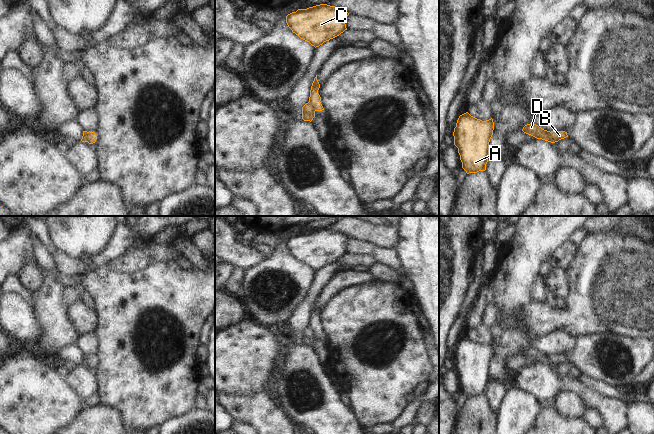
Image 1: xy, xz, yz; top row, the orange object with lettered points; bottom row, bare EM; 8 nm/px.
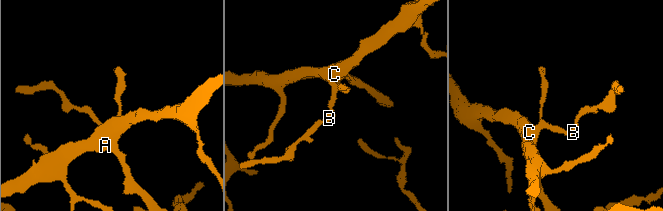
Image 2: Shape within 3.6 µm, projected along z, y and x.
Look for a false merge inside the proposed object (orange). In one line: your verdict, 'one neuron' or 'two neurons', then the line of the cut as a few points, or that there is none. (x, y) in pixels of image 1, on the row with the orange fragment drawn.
two neurons | yz (549, 132), (550, 141)

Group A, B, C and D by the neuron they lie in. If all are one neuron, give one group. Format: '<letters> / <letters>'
A C D / B

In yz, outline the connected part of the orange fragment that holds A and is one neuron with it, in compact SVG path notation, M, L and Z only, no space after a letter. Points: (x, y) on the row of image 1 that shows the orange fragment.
M468 112L459 116L453 132L454 145L467 174L486 170L493 130L492 118L482 121Z

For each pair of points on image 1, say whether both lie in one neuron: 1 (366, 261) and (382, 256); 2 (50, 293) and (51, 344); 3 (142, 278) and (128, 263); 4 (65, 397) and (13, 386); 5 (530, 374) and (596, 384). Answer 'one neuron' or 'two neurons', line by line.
1: two neurons
2: one neuron
3: two neurons
4: one neuron
5: two neurons

